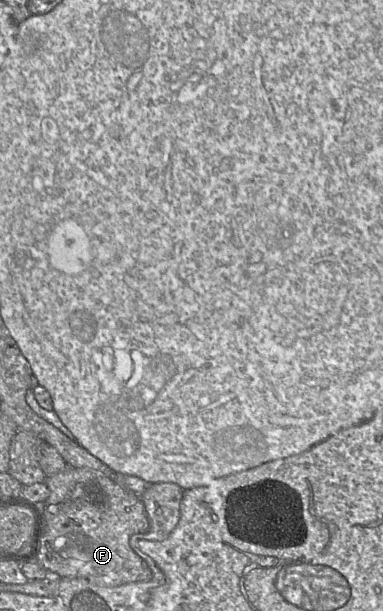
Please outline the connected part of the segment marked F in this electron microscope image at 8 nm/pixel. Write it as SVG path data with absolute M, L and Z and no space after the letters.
M71 466L47 476L45 484L50 495L43 503L46 528L36 560L50 575L85 578L100 586L152 578L149 566L129 543L132 535L146 532L150 526L140 495L99 471Z

